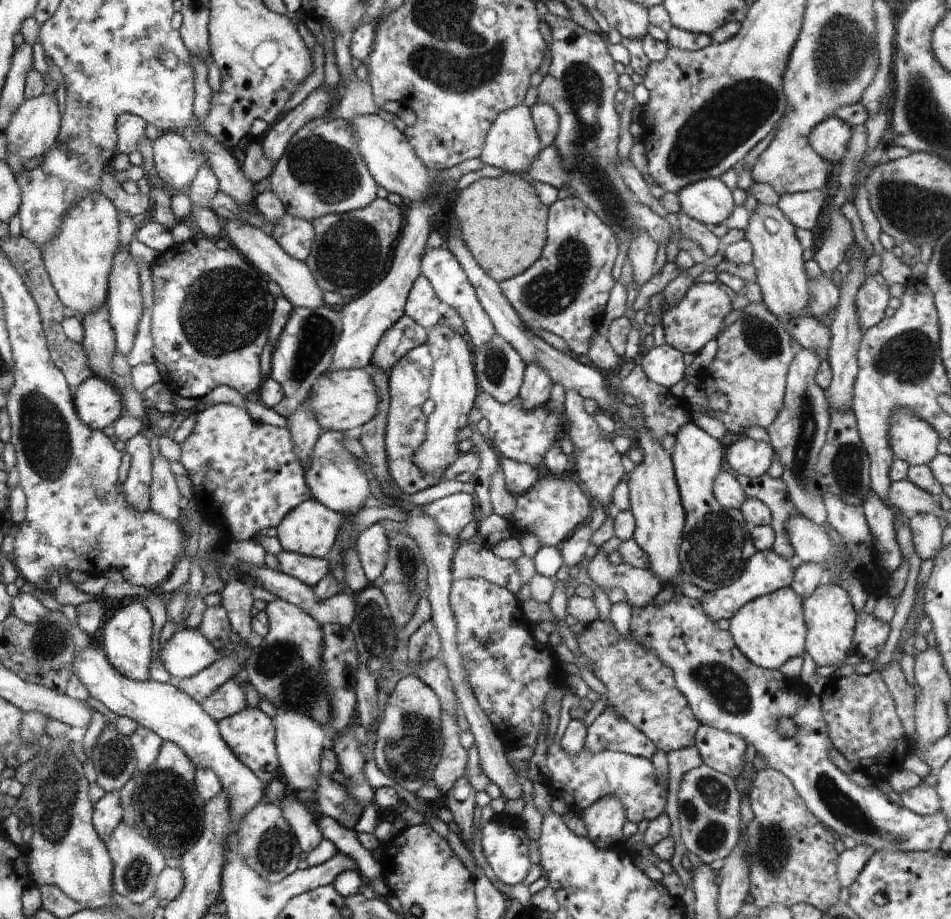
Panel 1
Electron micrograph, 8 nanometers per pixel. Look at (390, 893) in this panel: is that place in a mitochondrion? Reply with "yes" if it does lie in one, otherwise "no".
no

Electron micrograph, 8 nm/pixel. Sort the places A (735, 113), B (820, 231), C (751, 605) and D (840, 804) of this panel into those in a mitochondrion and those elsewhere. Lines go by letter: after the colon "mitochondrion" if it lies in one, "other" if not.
A: mitochondrion
B: other
C: other
D: mitochondrion

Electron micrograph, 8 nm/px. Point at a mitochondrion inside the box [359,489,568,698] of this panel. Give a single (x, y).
(403, 555)

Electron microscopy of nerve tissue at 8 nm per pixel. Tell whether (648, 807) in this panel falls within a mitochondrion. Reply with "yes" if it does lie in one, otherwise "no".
no

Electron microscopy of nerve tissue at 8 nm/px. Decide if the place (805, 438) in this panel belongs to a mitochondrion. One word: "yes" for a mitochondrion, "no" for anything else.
yes

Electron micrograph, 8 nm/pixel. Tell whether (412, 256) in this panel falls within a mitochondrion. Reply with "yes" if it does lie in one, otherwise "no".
no

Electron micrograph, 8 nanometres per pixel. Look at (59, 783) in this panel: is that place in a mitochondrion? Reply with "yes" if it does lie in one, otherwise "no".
yes

